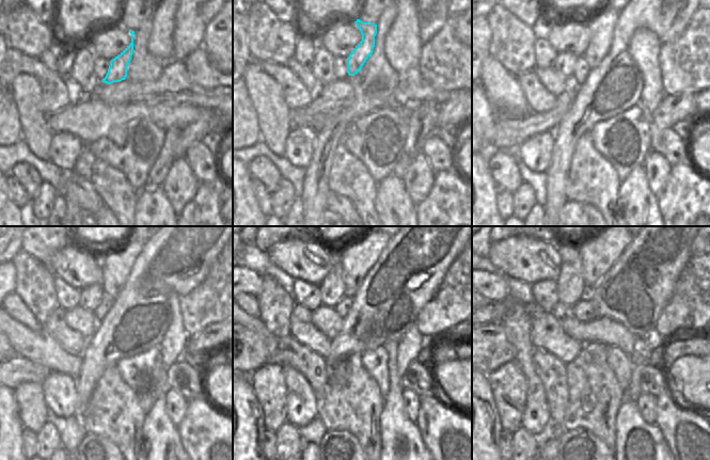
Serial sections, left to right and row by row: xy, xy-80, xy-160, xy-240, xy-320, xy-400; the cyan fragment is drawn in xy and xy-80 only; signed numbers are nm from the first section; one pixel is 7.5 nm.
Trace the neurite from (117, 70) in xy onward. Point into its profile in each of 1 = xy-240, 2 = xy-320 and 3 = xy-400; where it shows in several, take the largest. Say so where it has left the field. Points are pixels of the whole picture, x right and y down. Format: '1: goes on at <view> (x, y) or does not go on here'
1: goes on at xy-240 (116, 265)
2: goes on at xy-320 (358, 256)
3: goes on at xy-400 (598, 253)

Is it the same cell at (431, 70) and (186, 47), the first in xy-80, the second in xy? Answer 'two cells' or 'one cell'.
two cells

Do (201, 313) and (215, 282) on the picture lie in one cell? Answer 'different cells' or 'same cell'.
same cell

